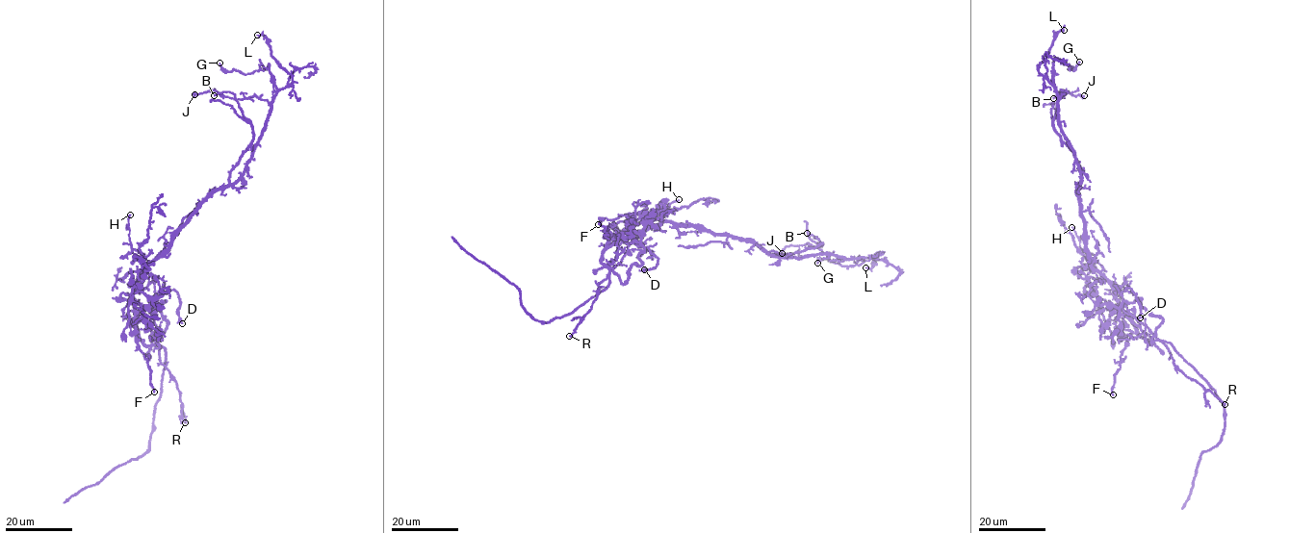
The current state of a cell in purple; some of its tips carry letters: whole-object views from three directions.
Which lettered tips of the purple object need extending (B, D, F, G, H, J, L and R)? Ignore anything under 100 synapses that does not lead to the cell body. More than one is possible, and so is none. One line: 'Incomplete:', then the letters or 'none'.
Incomplete: none

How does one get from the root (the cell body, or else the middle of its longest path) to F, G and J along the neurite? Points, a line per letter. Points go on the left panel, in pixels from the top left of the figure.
F: (141, 276), (132, 296), (135, 334), (151, 371), (150, 384), (154, 392)
G: (141, 276), (200, 204), (241, 176), (265, 126), (273, 97), (269, 63), (245, 74), (224, 71), (219, 63)
J: (141, 276), (200, 204), (243, 172), (270, 109), (267, 100), (256, 96), (235, 99), (214, 90), (194, 94)

